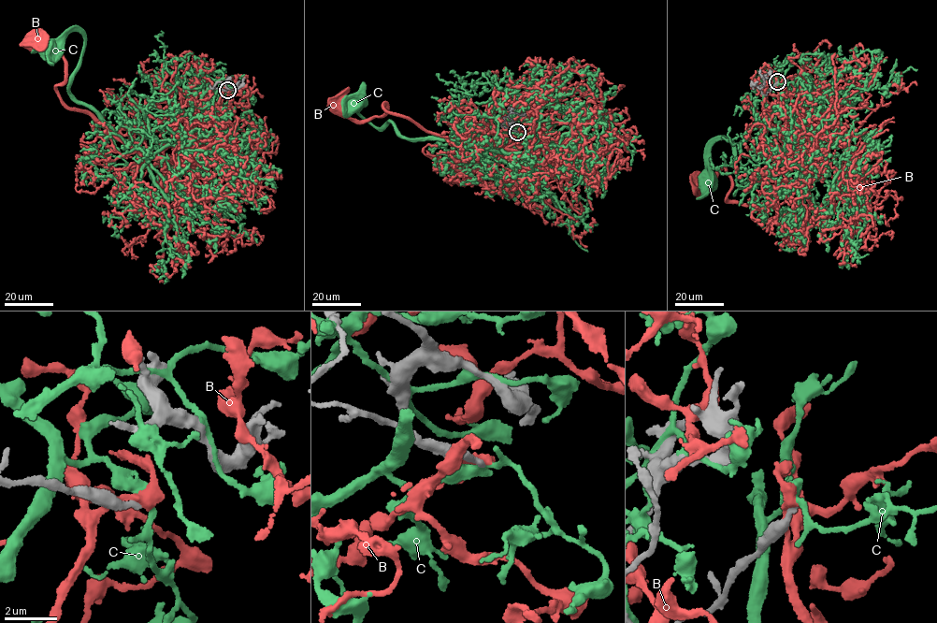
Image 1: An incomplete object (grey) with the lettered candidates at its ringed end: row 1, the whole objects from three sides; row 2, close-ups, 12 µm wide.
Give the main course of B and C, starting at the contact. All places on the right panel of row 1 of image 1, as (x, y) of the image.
B: (776, 83), (784, 105), (825, 123), (830, 139), (820, 164), (747, 206), (727, 200), (724, 167), (704, 184)
C: (776, 81), (779, 111), (817, 136), (808, 168), (790, 183), (745, 181), (722, 139), (706, 161), (710, 180)

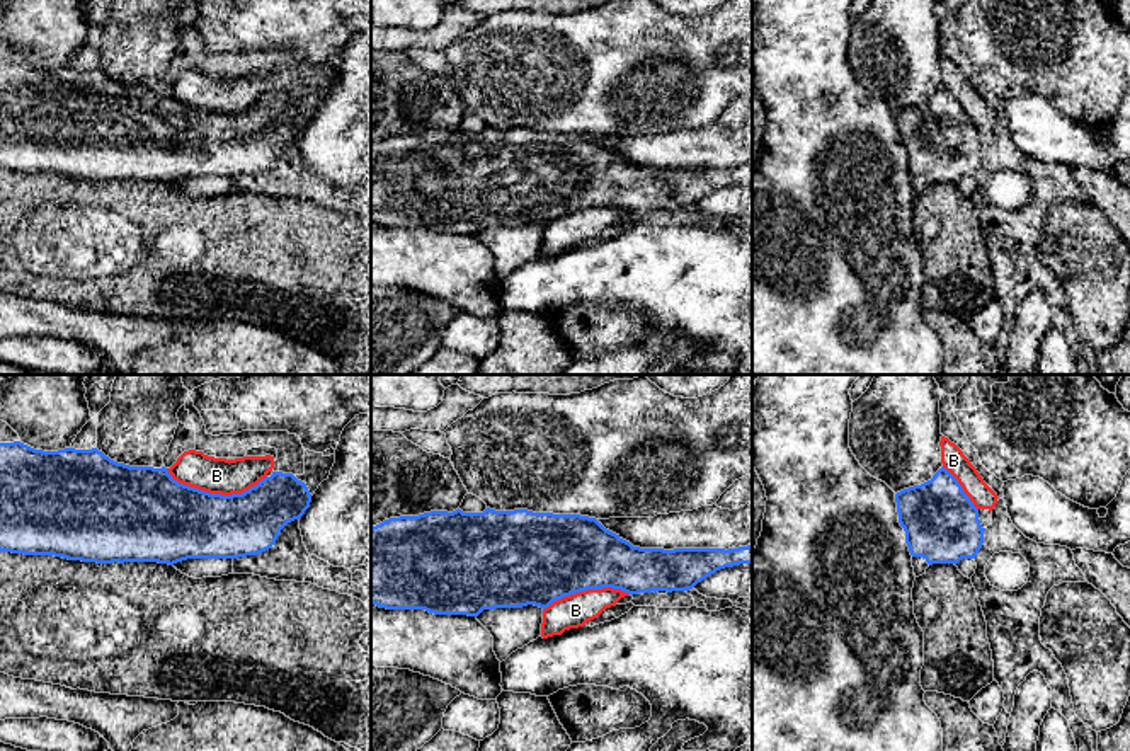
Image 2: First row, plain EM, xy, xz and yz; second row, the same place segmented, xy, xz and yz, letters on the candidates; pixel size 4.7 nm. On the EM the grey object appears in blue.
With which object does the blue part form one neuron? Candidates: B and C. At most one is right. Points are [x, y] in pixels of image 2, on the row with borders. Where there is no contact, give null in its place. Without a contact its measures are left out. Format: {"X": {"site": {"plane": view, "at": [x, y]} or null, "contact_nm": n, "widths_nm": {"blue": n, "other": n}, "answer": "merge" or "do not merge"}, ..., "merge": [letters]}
{"B": {"site": {"plane": "xy", "at": [215, 494]}, "contact_nm": 480, "widths_nm": {"blue": 380, "other": 180}, "answer": "do not merge"}, "C": {"site": null, "answer": "do not merge"}, "merge": []}

